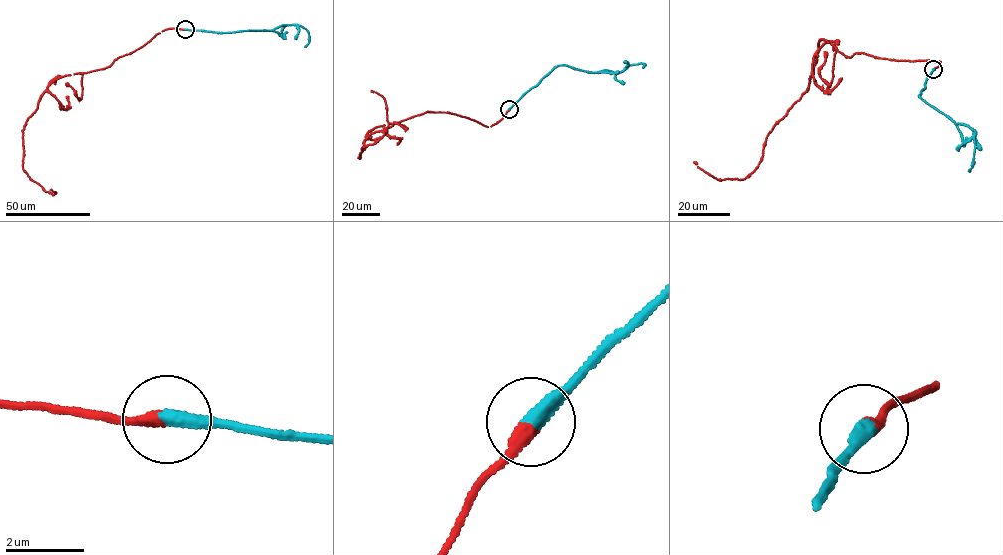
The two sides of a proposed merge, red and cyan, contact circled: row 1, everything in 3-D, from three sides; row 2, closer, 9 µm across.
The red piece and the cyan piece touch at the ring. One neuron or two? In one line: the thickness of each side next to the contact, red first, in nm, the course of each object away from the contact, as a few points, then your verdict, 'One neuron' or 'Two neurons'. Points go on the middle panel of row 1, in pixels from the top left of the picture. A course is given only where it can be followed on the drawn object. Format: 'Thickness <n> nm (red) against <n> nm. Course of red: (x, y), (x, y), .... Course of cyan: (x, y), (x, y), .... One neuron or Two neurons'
Thickness 340 nm (red) against 400 nm. Course of red: (509, 109), (488, 127), (427, 111), (376, 126), (360, 158), (388, 123), (384, 98), (371, 90). Course of cyan: (509, 109), (558, 66), (617, 73), (632, 64), (641, 63), (645, 65), (642, 66). One neuron

